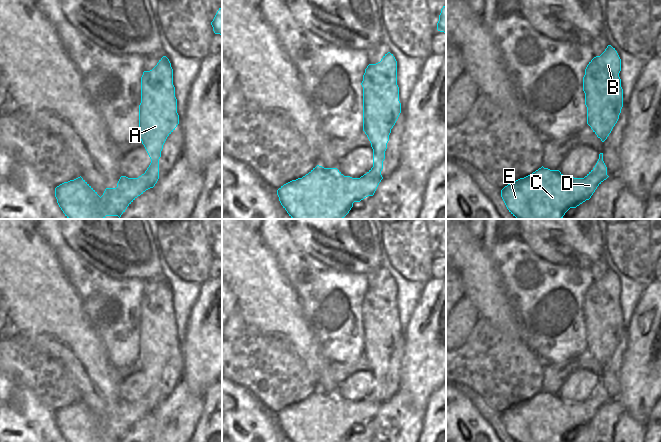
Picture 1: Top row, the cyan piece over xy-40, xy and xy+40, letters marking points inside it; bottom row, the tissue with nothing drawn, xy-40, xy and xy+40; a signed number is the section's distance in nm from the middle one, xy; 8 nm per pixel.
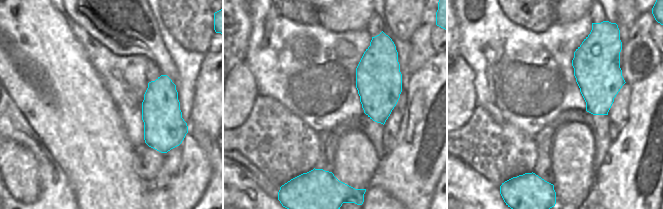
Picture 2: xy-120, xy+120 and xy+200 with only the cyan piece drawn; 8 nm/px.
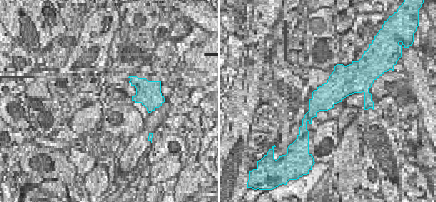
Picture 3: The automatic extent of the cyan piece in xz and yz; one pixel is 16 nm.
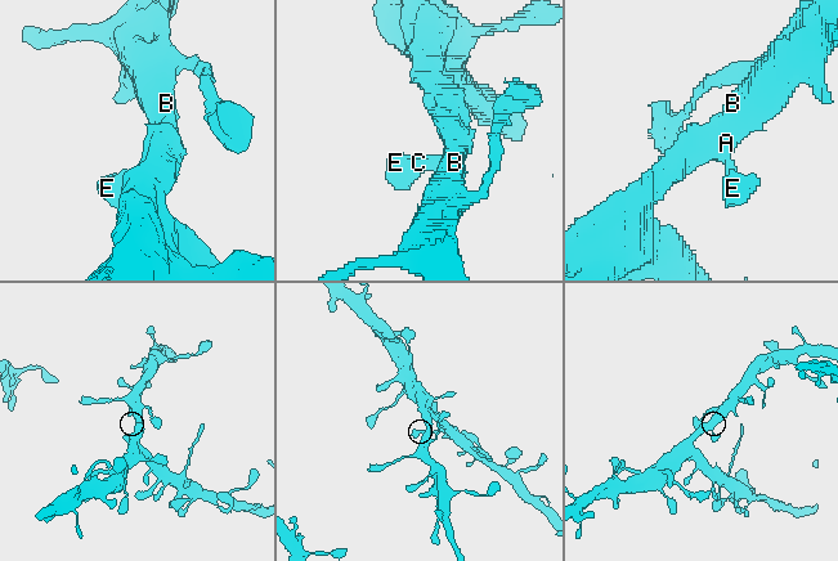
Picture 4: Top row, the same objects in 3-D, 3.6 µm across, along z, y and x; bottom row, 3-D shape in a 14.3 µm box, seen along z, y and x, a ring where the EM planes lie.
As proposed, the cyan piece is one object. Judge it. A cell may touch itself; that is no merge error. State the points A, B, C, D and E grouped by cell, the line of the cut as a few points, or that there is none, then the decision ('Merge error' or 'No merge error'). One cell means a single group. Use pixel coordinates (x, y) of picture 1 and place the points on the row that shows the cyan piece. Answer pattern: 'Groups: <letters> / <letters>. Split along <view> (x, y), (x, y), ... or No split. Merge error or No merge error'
Groups: A B C D E. No split. No merge error.

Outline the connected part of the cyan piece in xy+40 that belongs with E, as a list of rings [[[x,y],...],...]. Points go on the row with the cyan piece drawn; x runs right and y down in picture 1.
[[[600,153],[595,167],[584,178],[564,176],[559,170],[542,166],[505,186],[501,197],[517,219],[562,219],[570,208],[589,200],[608,177]]]

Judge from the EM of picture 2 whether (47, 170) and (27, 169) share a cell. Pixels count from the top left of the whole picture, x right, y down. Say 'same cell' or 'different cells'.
different cells

